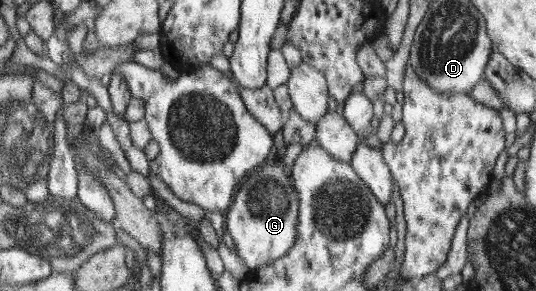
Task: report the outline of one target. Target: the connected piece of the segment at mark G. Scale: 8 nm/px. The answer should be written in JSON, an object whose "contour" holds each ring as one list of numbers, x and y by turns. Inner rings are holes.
{"contour":[[273,157,253,170,237,188,233,203,224,215,224,227,234,240,237,254,250,270,258,270,282,259,297,241,300,201,288,179,288,171,278,162]]}

